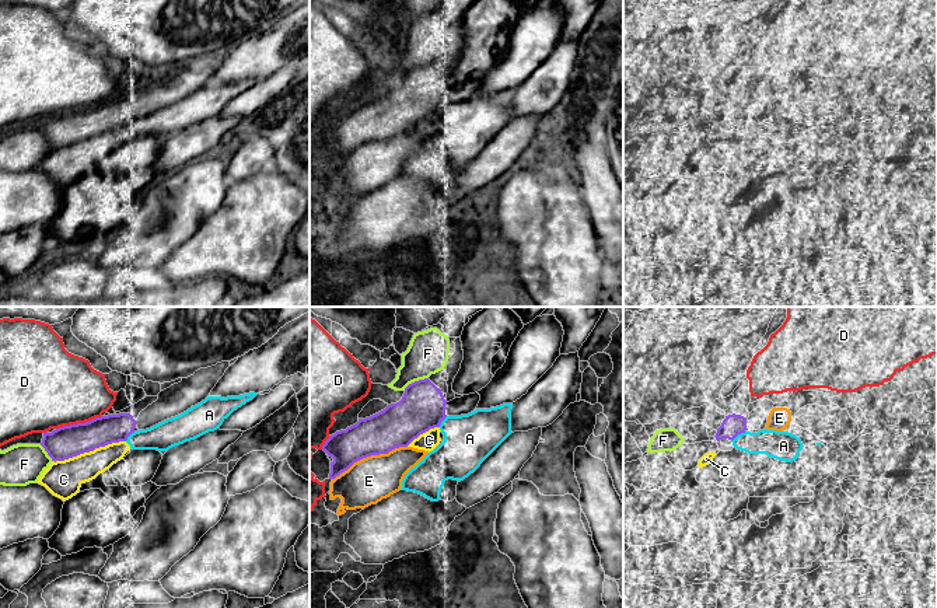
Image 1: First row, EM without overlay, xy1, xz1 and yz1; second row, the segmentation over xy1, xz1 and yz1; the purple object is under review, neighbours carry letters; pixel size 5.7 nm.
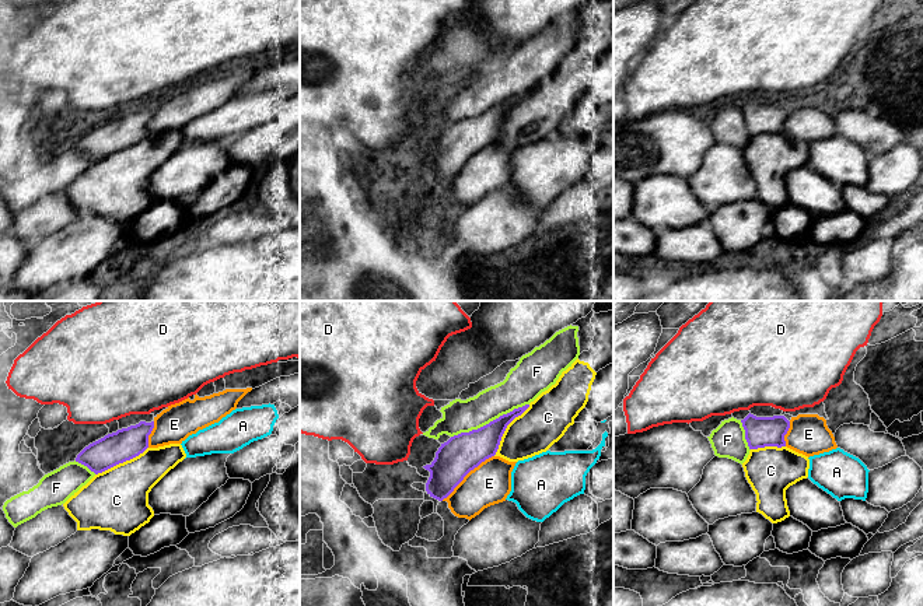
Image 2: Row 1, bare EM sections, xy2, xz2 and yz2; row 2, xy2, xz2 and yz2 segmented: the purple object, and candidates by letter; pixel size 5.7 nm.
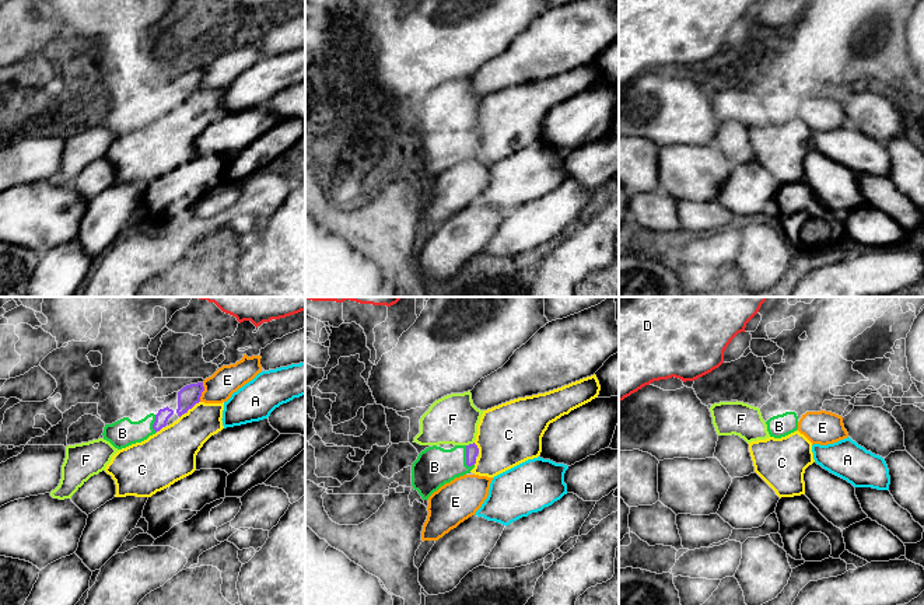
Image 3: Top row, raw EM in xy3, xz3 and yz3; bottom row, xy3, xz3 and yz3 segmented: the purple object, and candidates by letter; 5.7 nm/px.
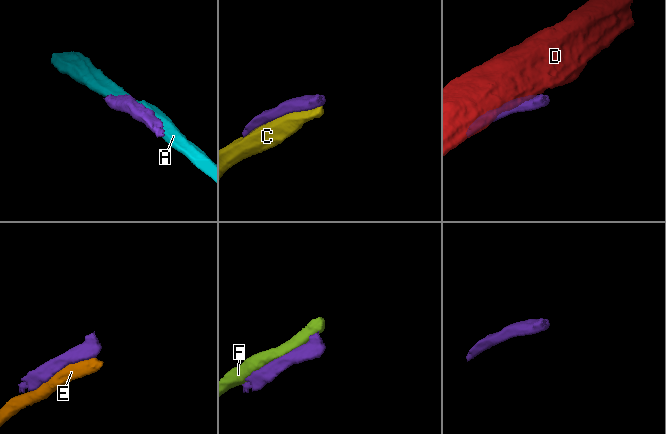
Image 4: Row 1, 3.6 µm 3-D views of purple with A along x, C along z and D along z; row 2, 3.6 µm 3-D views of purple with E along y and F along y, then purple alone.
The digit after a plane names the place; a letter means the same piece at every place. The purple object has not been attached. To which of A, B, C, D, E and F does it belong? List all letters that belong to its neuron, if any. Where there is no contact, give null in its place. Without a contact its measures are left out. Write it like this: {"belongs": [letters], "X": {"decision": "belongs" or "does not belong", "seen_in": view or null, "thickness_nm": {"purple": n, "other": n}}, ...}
{"belongs": ["B"], "A": {"decision": "does not belong", "seen_in": "yz1", "thickness_nm": {"purple": 120, "other": 160}}, "B": {"decision": "belongs", "seen_in": "xz3", "thickness_nm": {"purple": 70, "other": 220}}, "C": {"decision": "does not belong", "seen_in": "xy1", "thickness_nm": {"purple": 190, "other": 220}}, "D": {"decision": "does not belong", "seen_in": "xy1", "thickness_nm": {"purple": 190, "other": 440}}, "E": {"decision": "does not belong", "seen_in": "xz1", "thickness_nm": {"purple": 240, "other": 260}}, "F": {"decision": "does not belong", "seen_in": "xz2", "thickness_nm": {"purple": 220, "other": 200}}}

